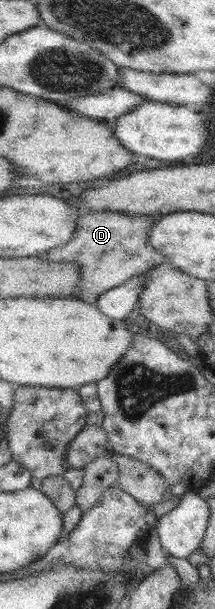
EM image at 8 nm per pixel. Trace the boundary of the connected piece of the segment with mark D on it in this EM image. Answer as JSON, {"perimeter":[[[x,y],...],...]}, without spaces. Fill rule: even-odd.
{"perimeter":[[[87,212],[80,216],[78,231],[66,245],[55,247],[43,257],[52,262],[73,262],[82,266],[82,283],[76,297],[87,303],[95,303],[107,290],[126,284],[137,276],[170,259],[150,242],[150,231],[157,217],[132,216],[123,212]]]}

